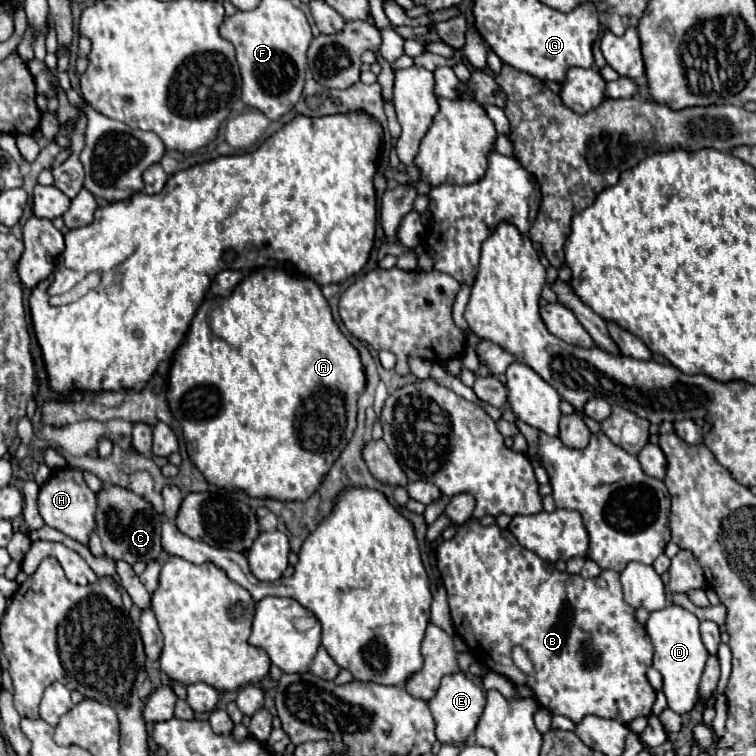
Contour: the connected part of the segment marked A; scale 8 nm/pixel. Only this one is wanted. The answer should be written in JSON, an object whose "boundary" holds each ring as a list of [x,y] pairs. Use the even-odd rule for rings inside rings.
{"boundary":[[[263,267],[247,275],[233,289],[229,297],[221,297],[217,301],[219,301],[217,305],[205,305],[205,301],[201,303],[189,325],[185,341],[175,351],[173,365],[169,371],[169,409],[183,429],[187,453],[193,465],[205,475],[205,479],[211,485],[223,489],[241,489],[251,497],[269,497],[279,501],[307,501],[321,485],[323,477],[329,473],[331,465],[337,461],[337,457],[341,455],[341,451],[345,449],[355,431],[357,399],[365,389],[365,371],[359,353],[339,331],[337,323],[333,321],[327,299],[323,297],[319,285],[309,277],[301,277],[277,267],[275,269]]]}

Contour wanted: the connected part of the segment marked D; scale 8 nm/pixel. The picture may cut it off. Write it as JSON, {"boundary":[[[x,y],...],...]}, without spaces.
{"boundary":[[[667,605],[665,609],[653,611],[647,619],[647,633],[653,641],[655,655],[653,655],[653,667],[663,677],[663,693],[667,697],[669,709],[673,709],[679,715],[689,713],[697,703],[697,687],[707,663],[707,649],[701,641],[699,633],[699,619],[683,609],[681,605]]]}

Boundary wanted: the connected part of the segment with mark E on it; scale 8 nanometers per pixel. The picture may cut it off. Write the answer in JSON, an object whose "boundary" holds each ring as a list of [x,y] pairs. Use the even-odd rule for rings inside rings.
{"boundary":[[[455,673],[455,675],[447,675],[441,679],[441,685],[437,689],[437,695],[433,699],[427,701],[431,713],[433,713],[433,719],[435,719],[435,735],[441,743],[447,743],[447,745],[457,745],[457,747],[463,747],[475,727],[477,727],[477,721],[483,713],[483,707],[485,707],[485,693],[483,689],[473,683],[473,679],[465,673]]]}

